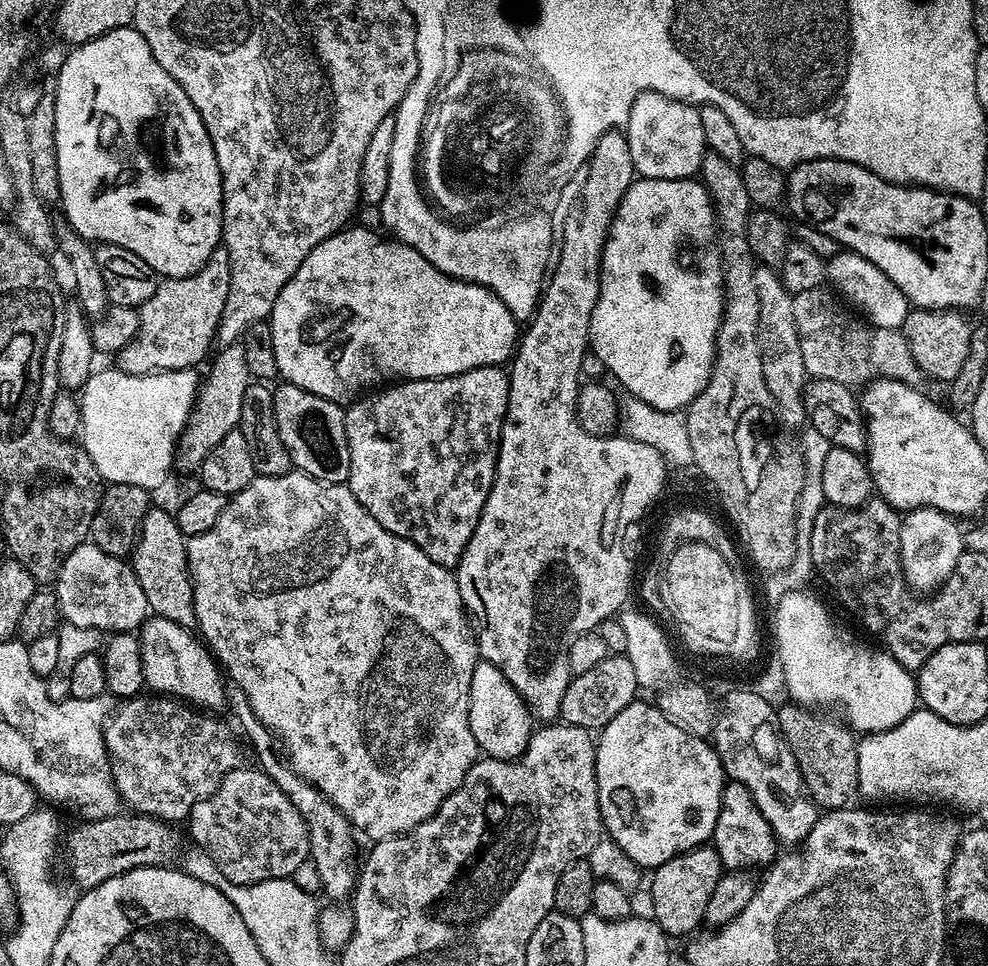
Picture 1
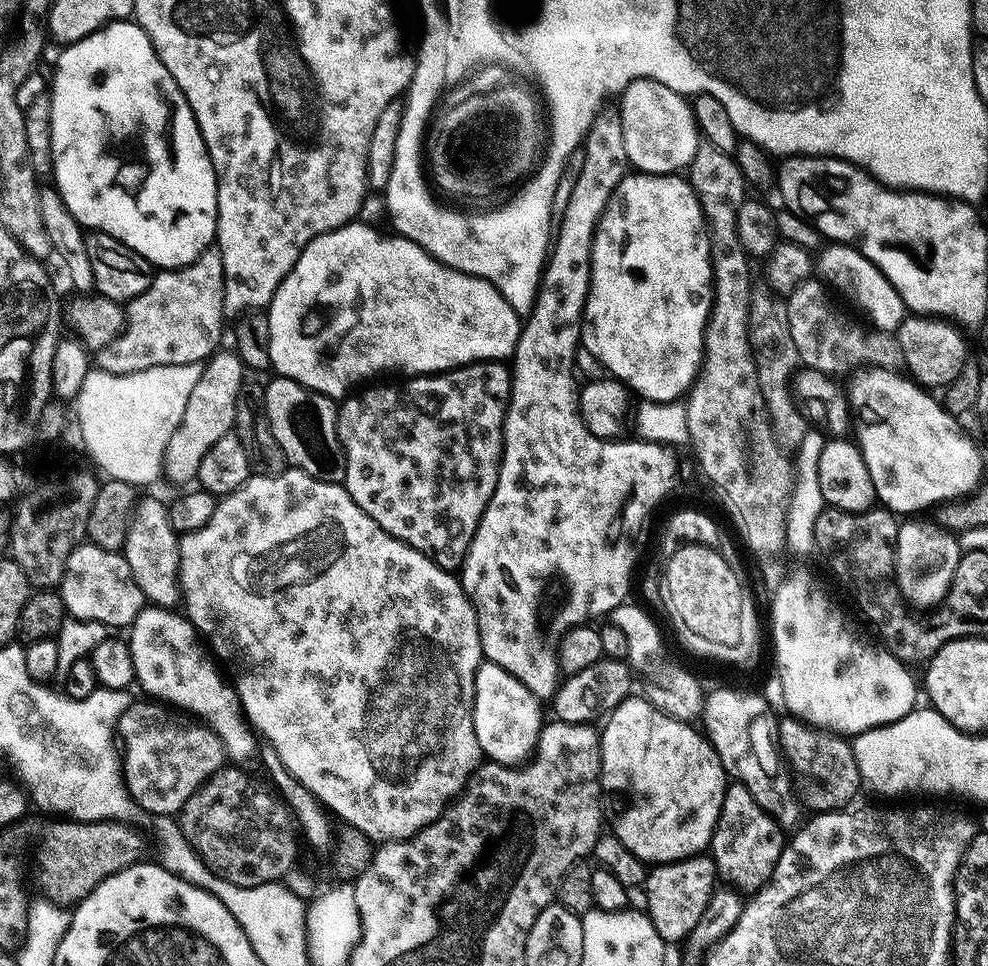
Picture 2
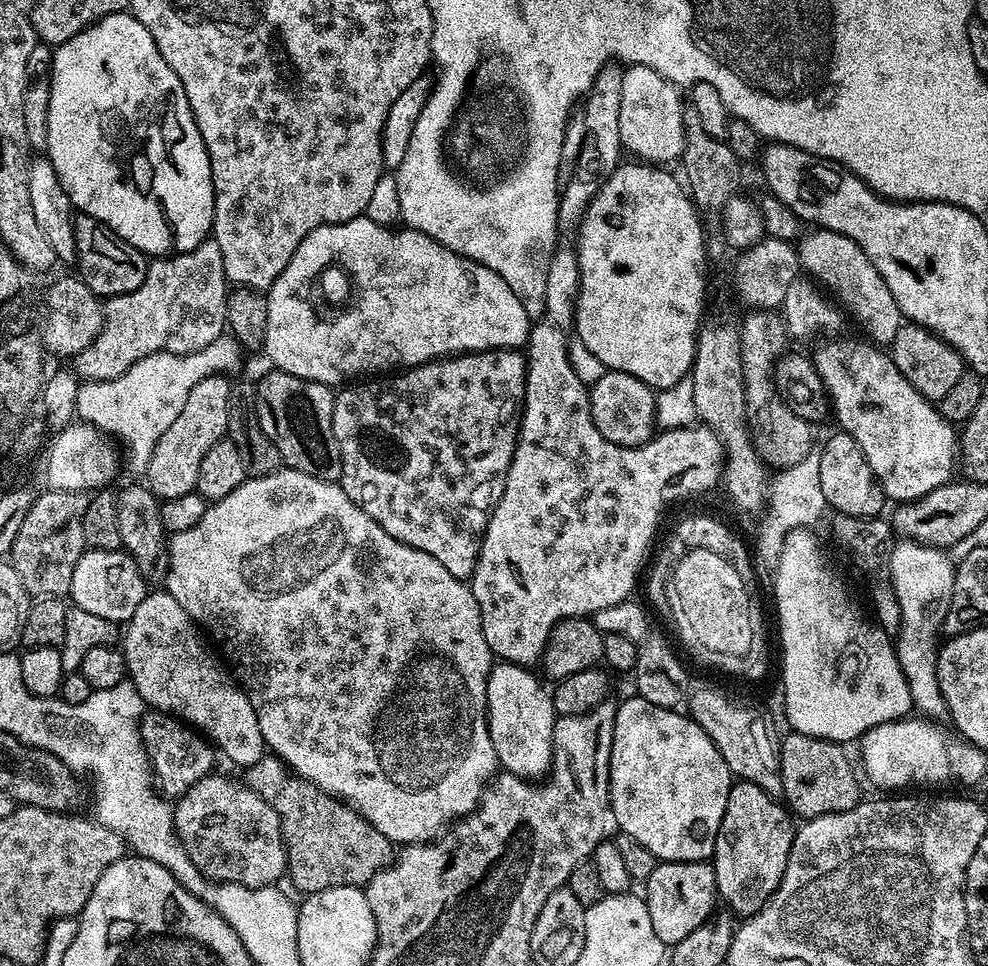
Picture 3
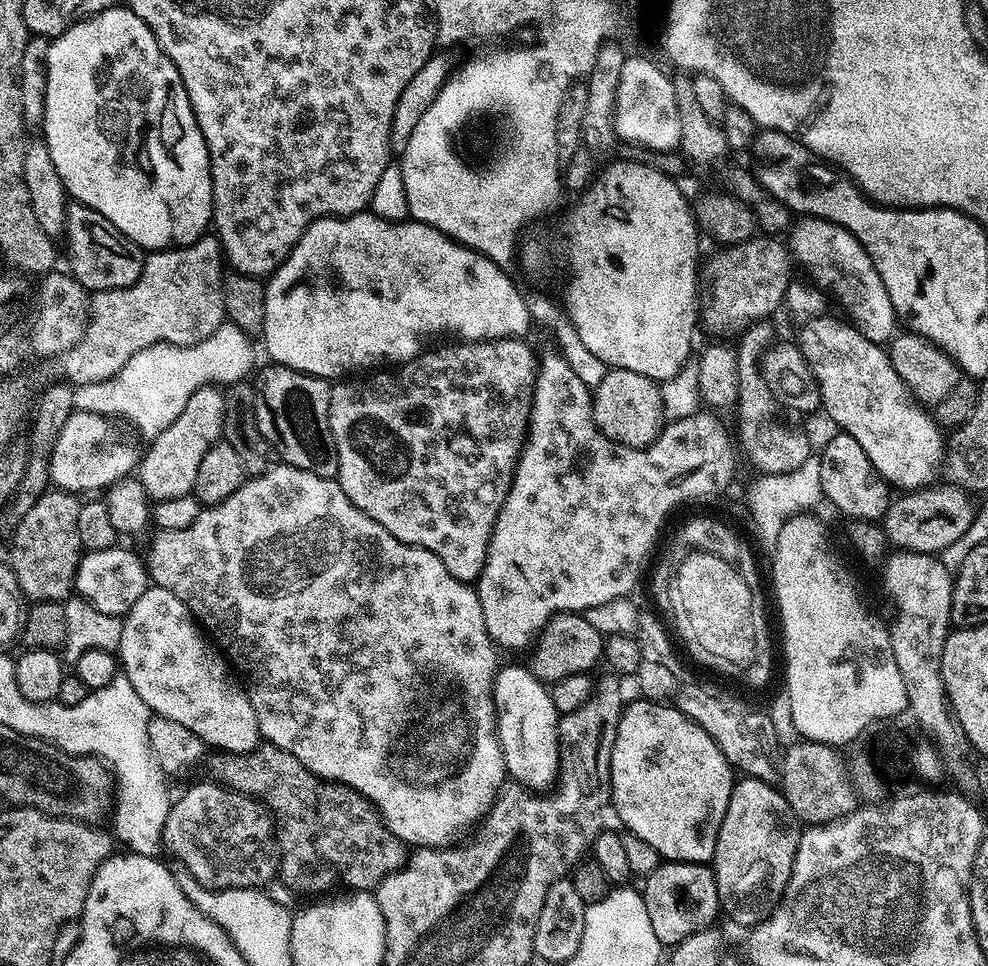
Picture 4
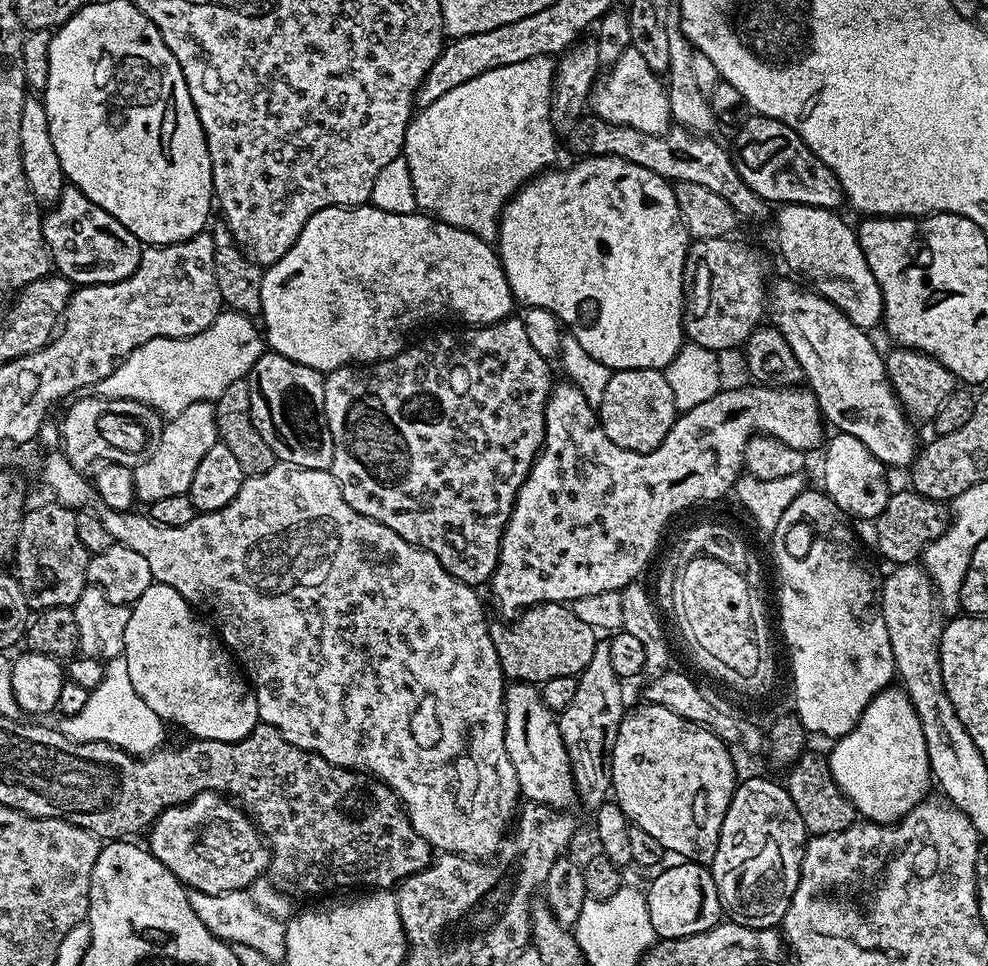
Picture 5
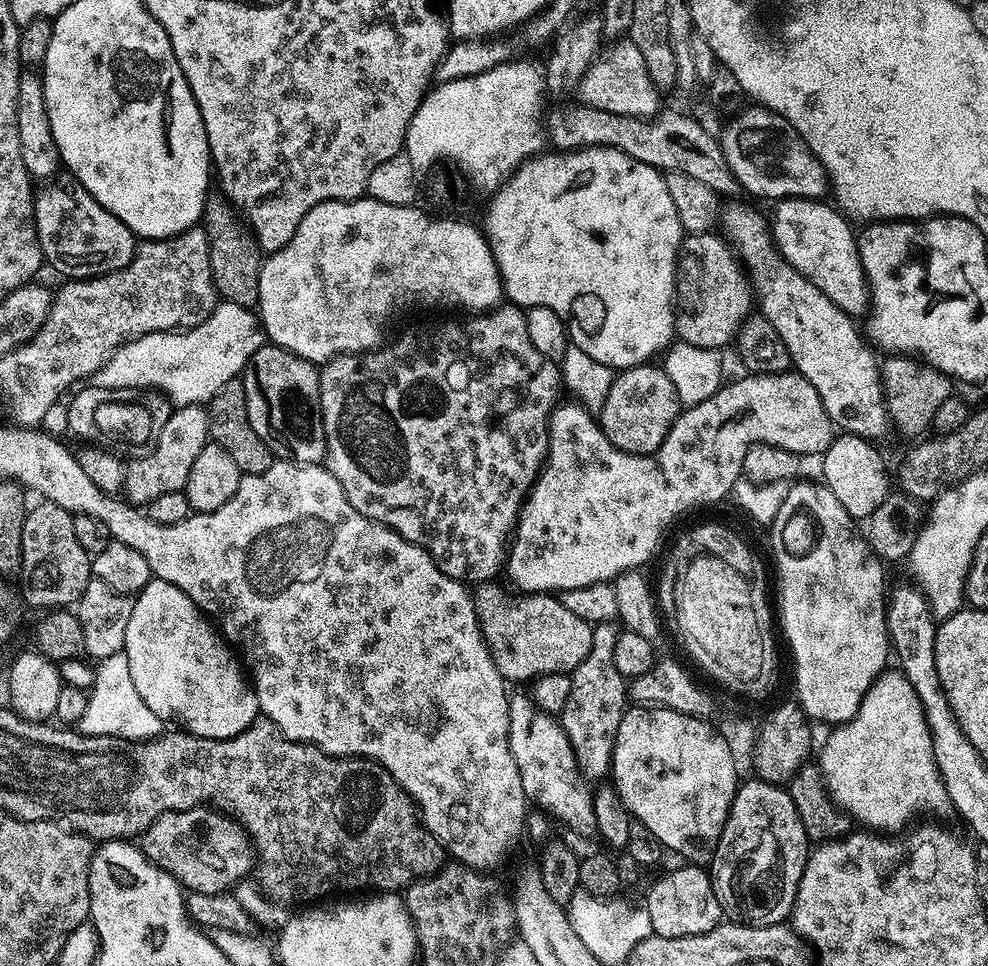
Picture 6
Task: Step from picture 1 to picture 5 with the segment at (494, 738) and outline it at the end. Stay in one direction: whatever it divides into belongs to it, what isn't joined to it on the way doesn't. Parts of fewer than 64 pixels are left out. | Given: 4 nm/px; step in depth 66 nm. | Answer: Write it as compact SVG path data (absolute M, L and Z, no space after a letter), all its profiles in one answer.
M523 682L509 683L504 689L504 717L506 718L504 727L506 754L510 754L510 762L514 762L514 774L518 774L521 797L525 801L546 804L557 810L571 809L571 804L575 805L578 800L576 783L572 777L572 763L560 733L557 713L550 711L544 705L544 701L540 699L540 688Z

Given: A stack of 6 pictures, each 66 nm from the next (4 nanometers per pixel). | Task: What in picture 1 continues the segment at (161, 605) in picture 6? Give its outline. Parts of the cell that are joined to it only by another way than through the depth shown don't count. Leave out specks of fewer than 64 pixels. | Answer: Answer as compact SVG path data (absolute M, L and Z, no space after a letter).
M158 615L145 619L138 632L145 685L149 689L152 687L153 693L179 698L204 710L225 707L226 684L222 679L221 669L211 651L195 635L192 637L192 634L182 625Z

